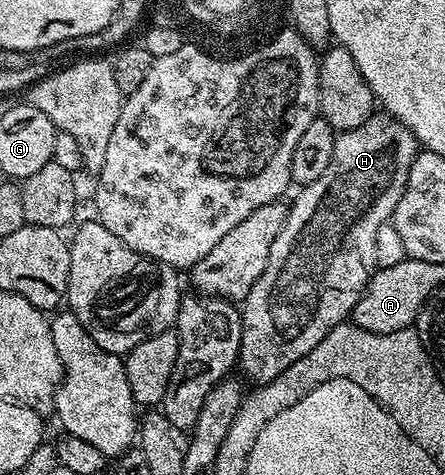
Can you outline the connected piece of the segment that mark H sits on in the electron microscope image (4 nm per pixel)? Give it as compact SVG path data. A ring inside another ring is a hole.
M376 113L365 121L365 125L357 125L357 129L349 129L336 134L335 144L333 145L333 161L329 161L329 169L317 177L317 181L306 184L303 191L295 199L295 204L289 207L286 212L286 219L283 228L277 233L276 240L273 241L272 248L269 249L269 259L265 264L264 272L257 278L256 283L248 291L248 295L241 300L241 314L243 316L243 328L241 329L241 345L239 346L239 358L237 360L238 370L243 370L255 385L271 383L278 375L285 373L293 361L301 361L305 353L313 353L321 341L325 341L327 336L338 323L346 323L351 319L351 311L357 305L357 301L363 296L367 289L367 282L375 274L375 254L373 244L377 238L377 229L382 223L388 222L394 216L397 209L397 201L401 201L401 193L405 193L405 185L409 177L409 169L413 165L417 152L421 144L415 138L415 134L410 131L404 123L397 121L393 116L386 113Z

